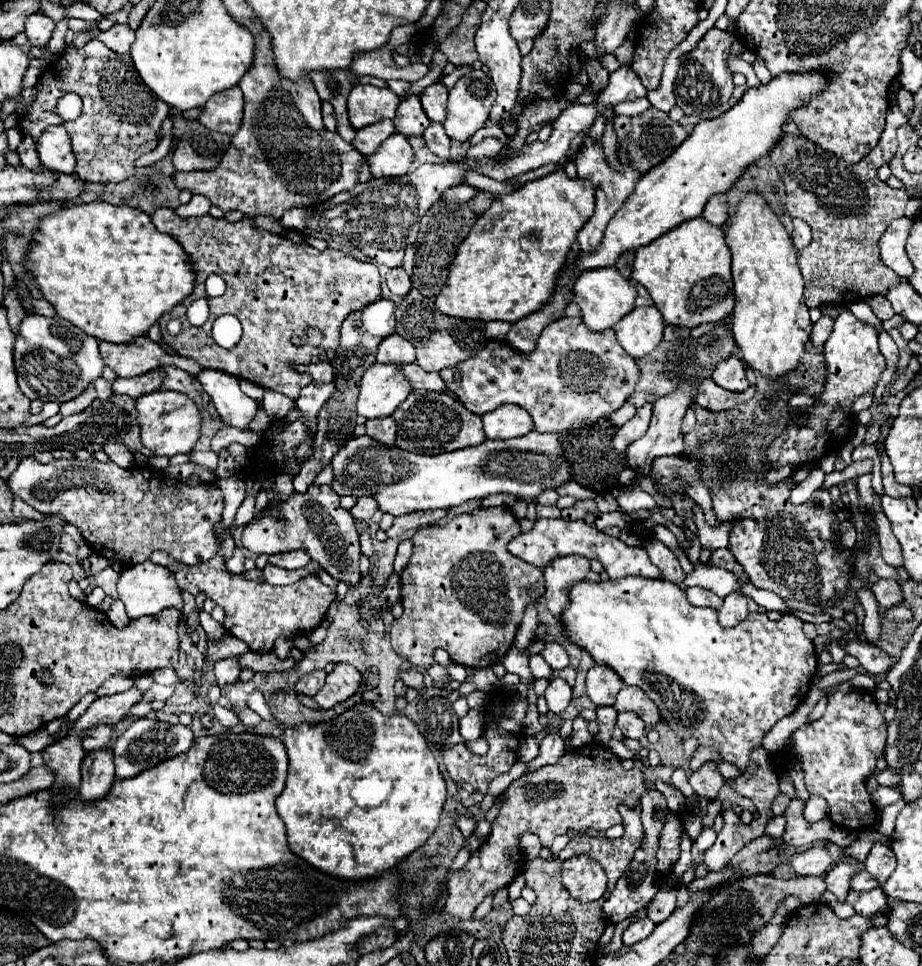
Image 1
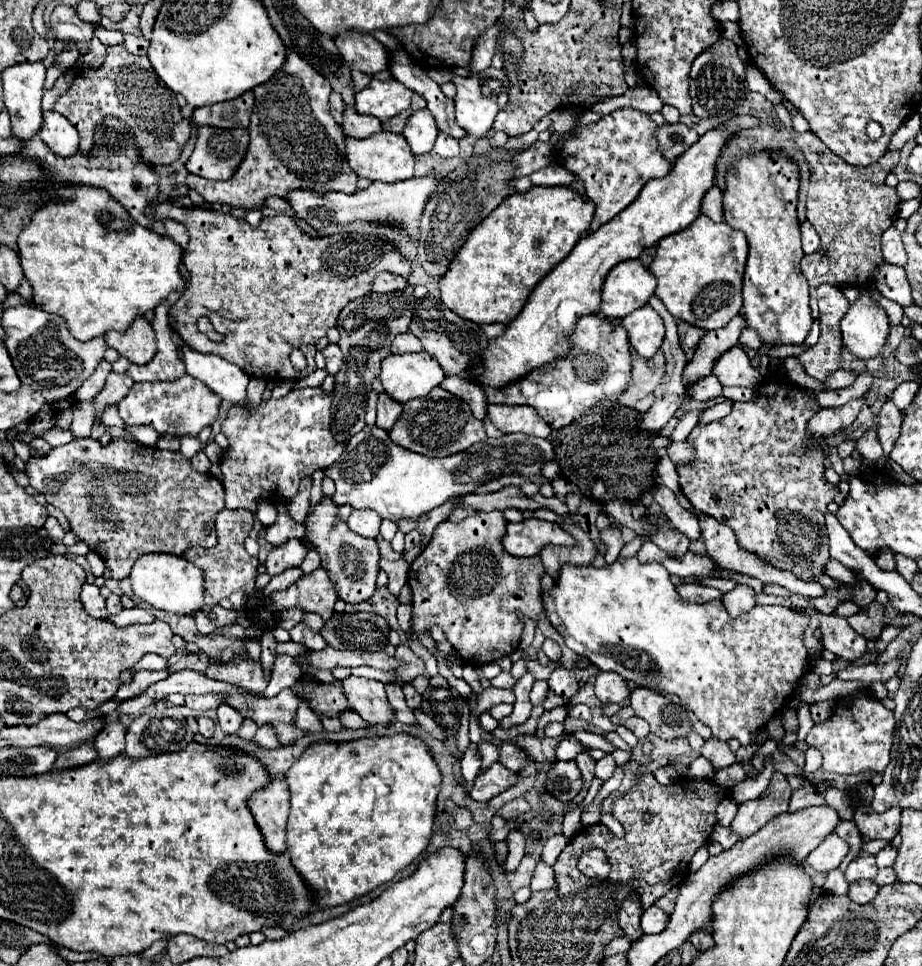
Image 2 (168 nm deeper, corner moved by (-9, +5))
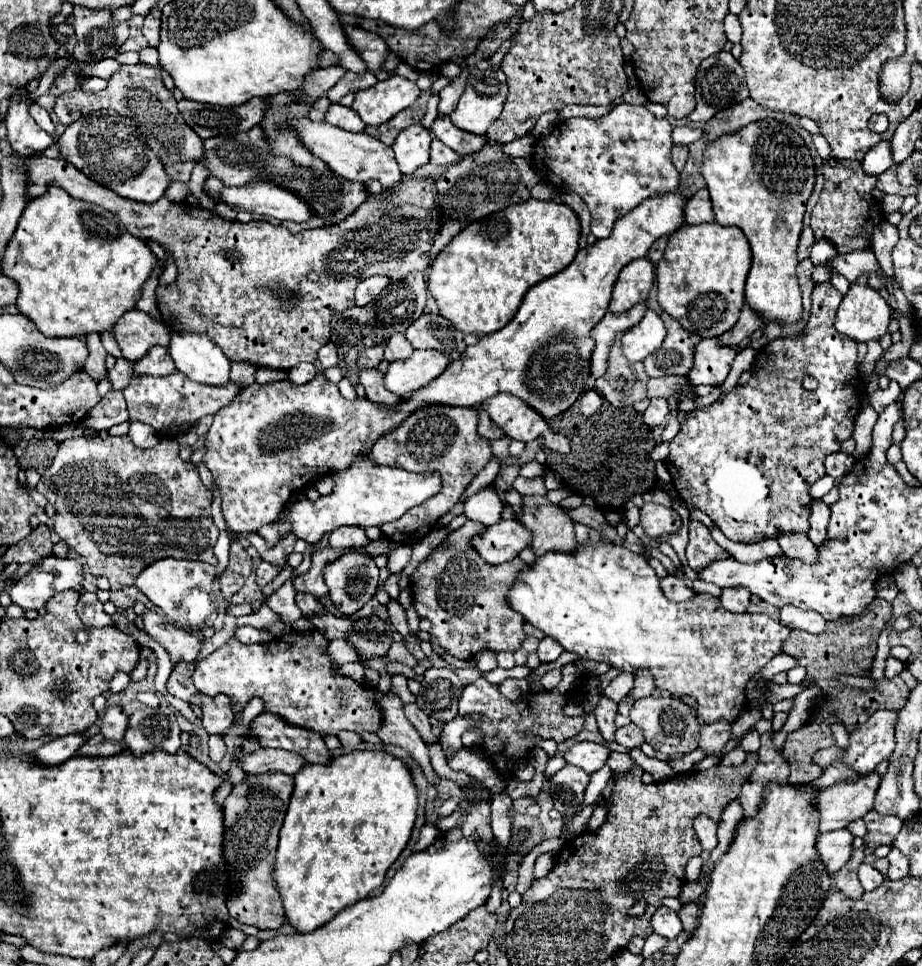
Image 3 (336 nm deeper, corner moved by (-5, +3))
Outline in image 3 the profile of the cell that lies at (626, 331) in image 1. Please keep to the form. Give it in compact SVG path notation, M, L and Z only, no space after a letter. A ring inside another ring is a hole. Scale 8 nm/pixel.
M647 310L643 320L623 334L621 338L623 354L629 362L643 360L661 346L663 338L665 338L663 320L655 310Z

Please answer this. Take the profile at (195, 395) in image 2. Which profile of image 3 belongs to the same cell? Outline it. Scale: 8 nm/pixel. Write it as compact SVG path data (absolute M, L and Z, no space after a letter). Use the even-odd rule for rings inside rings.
M173 372L161 378L155 376L133 376L129 386L123 390L131 420L141 420L153 426L161 436L175 436L183 430L189 430L199 418L215 414L221 408L229 406L233 398L241 392L241 386L227 382L225 386L207 386L189 380L181 372Z

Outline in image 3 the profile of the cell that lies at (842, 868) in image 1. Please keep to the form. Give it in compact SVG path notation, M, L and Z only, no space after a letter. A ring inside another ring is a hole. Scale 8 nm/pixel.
M863 864L863 866L859 866L859 880L865 890L875 890L885 878L871 864Z

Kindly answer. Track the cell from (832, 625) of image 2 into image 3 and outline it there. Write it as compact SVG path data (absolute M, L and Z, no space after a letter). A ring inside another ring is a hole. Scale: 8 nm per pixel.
M783 606L779 608L779 622L791 630L805 630L811 634L821 634L825 618L821 614L815 614L813 610L799 610L795 606Z

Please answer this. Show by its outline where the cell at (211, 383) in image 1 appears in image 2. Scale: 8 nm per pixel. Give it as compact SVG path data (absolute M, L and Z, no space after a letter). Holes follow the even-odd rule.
M183 346L183 362L187 366L187 374L201 380L221 400L231 406L245 404L249 376L239 366L223 362L223 358L213 354L195 352L189 346Z

